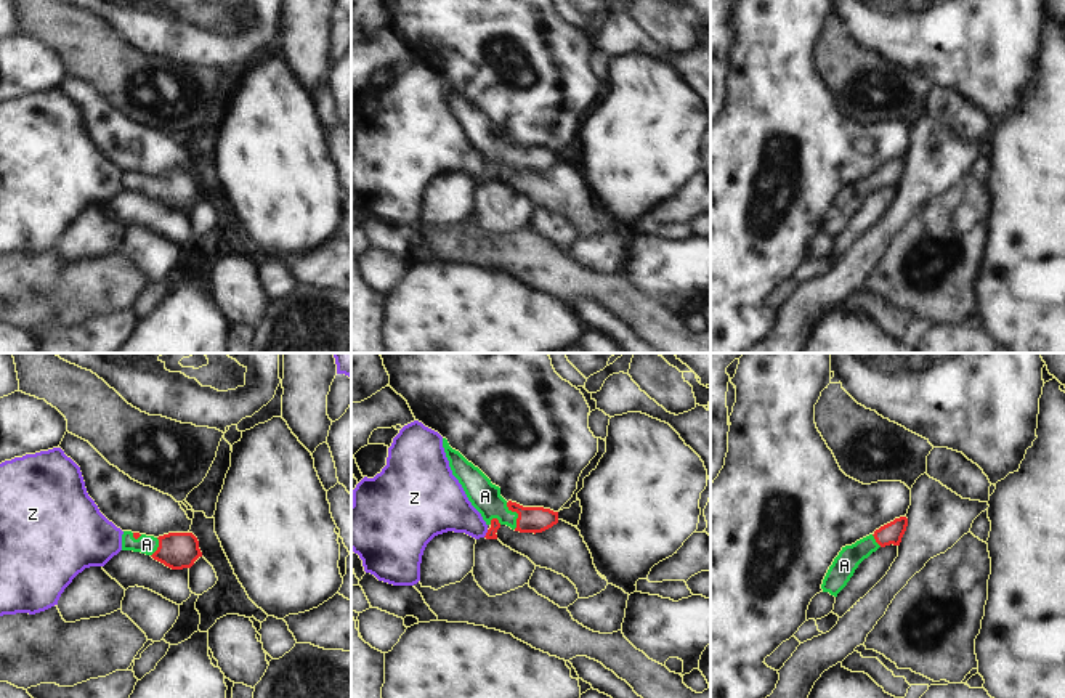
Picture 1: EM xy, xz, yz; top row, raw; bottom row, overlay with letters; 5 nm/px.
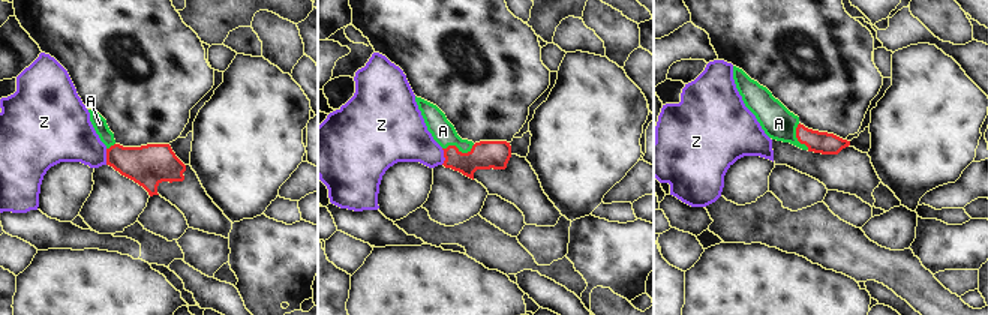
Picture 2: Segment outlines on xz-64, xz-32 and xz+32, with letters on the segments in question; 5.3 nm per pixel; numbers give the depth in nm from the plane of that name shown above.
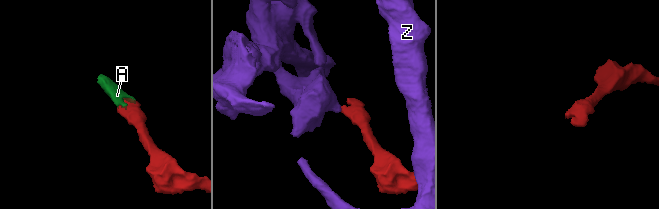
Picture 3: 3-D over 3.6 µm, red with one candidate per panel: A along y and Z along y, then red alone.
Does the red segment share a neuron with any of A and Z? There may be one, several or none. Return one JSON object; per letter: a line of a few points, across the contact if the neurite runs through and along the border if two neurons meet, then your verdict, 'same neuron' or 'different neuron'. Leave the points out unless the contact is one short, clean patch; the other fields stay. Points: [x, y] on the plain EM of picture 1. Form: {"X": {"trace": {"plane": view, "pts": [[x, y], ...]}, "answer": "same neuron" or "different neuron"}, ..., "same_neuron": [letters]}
{"A": {"trace": {"plane": "xz", "pts": [[534, 161], [525, 161], [518, 156], [501, 153], [485, 137]]}, "answer": "same neuron"}, "Z": {"trace": {"plane": "xz", "pts": [[488, 170], [483, 177]]}, "answer": "different neuron"}, "same_neuron": ["A"]}

